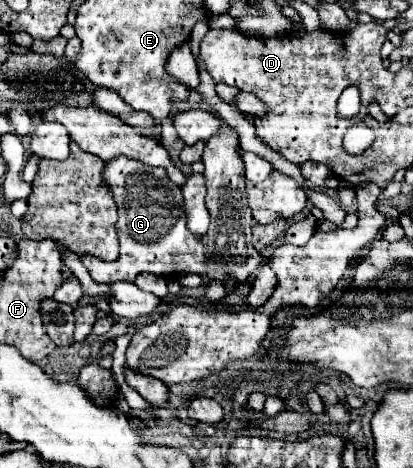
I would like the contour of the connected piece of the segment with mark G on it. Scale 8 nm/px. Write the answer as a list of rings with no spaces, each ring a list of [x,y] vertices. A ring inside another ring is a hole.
[[[116,156],[104,164],[102,180],[110,188],[116,208],[120,212],[120,220],[116,222],[116,230],[120,234],[120,256],[114,262],[118,266],[118,280],[134,282],[140,272],[152,272],[164,278],[194,272],[210,278],[210,264],[204,250],[204,242],[188,230],[182,192],[168,178],[164,168],[146,166],[138,160]]]

